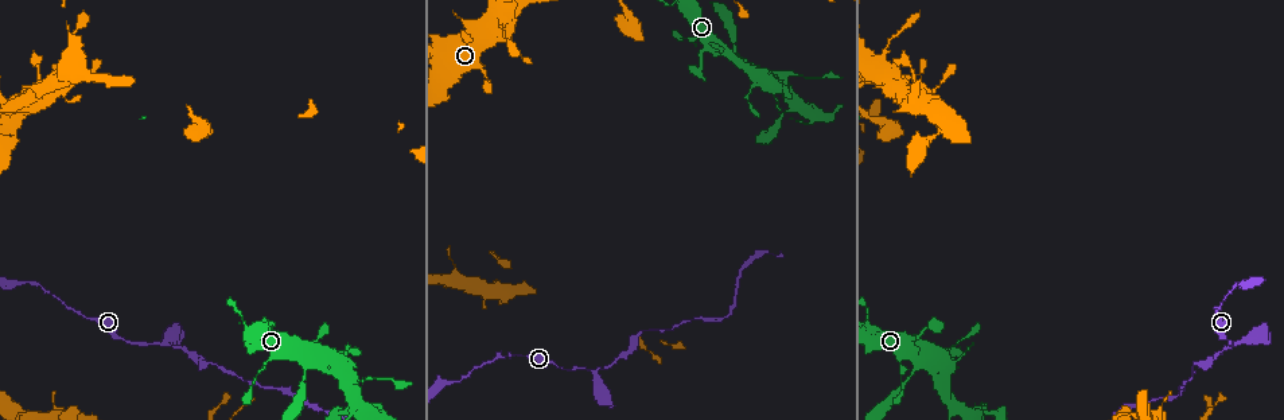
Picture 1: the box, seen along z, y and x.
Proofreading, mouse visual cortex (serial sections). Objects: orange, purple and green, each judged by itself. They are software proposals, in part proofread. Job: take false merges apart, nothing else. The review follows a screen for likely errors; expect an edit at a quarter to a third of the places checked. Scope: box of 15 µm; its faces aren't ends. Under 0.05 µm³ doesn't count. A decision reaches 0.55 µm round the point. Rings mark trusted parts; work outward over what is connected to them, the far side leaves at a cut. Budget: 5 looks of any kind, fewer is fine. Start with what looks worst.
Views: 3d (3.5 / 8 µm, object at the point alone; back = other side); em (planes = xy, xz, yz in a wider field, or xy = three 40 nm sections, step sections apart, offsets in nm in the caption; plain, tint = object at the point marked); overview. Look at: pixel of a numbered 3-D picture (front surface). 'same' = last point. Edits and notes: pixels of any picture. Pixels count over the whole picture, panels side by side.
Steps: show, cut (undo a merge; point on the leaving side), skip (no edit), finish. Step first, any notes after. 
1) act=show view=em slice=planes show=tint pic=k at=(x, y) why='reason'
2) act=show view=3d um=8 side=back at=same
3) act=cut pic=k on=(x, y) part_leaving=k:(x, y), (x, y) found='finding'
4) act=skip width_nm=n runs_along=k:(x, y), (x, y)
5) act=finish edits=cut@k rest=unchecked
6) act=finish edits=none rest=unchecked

act=show view=3d um=3.5 side=back pic=1 at=(502, 21) why='abrupt turn'

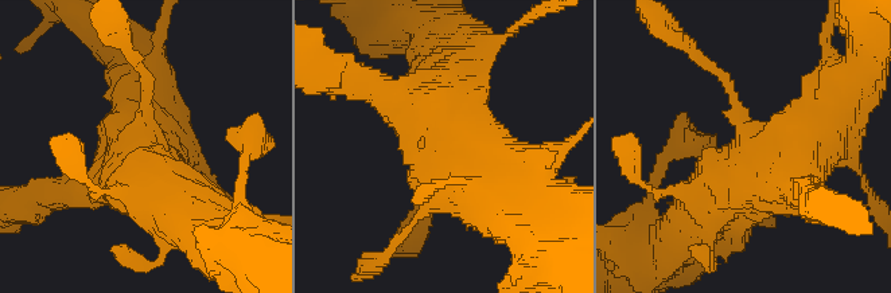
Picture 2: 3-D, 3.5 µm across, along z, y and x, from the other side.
act=show view=em slice=xy step=2 show=tint pic=2 at=(141, 140)

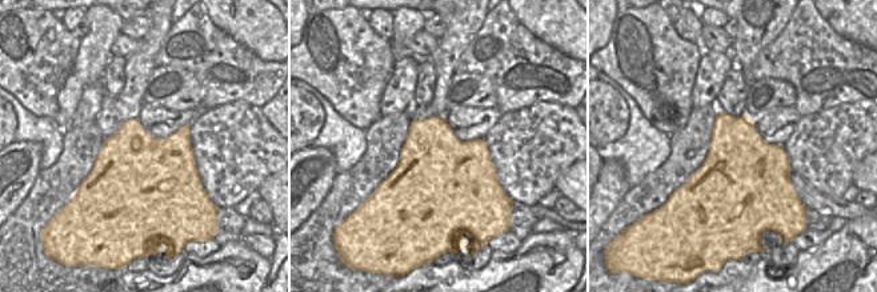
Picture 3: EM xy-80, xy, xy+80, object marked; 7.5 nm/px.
act=skip width_nm=700 runs_along=2:(483, 184), (447, 125), (372, 85) found='one cell here'

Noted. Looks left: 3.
act=show view=3d um=3.5 side=back pic=1 at=(297, 353) why='abrupt turn'

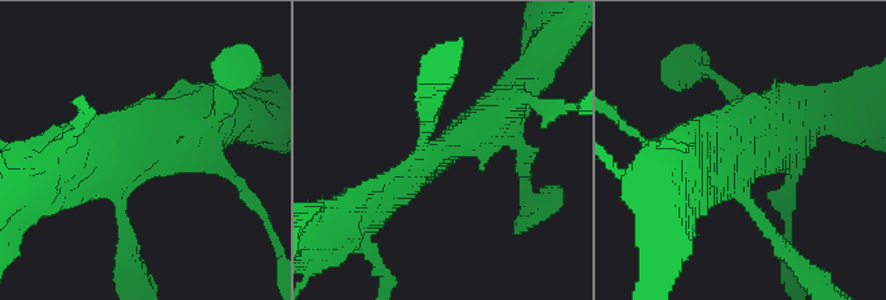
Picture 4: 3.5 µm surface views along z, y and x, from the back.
act=show view=em slice=xy step=3 show=tint pic=4 at=(443, 150) why='shape alone is not enough'

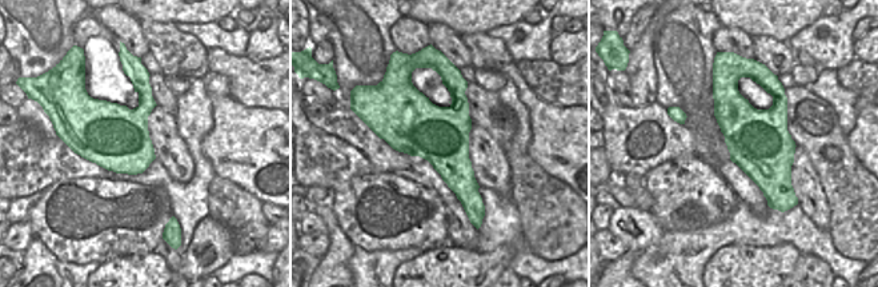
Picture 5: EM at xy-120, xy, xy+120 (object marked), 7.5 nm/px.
act=skip width_nm=440 runs_along=4:(520, 93), (370, 207) found='one cell here'

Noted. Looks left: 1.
act=finish edits=none rest=unchecked

